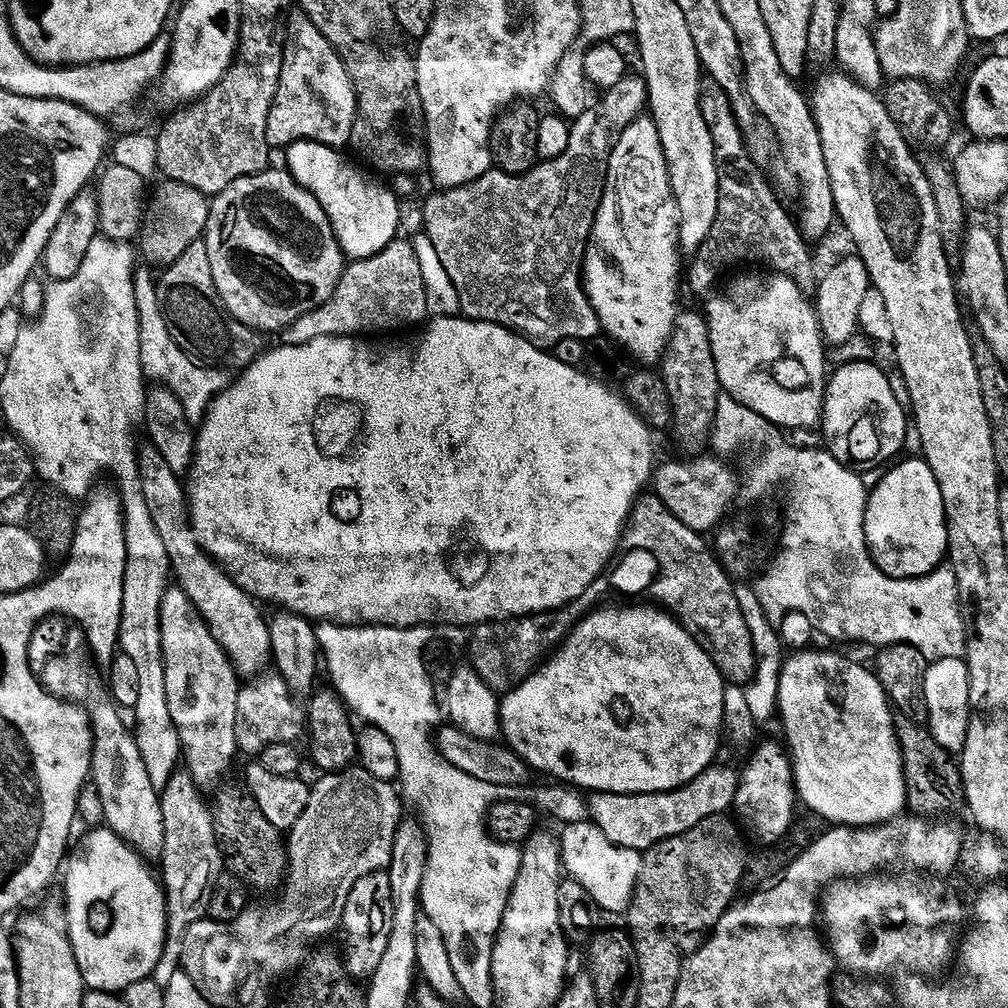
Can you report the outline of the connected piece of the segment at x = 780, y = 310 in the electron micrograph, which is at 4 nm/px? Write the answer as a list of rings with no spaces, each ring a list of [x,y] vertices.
[[[744,274],[744,282],[738,282],[735,278],[728,282],[720,293],[717,291],[706,300],[708,337],[714,340],[712,357],[721,389],[777,429],[812,428],[815,424],[817,427],[824,415],[826,344],[813,301],[807,295],[792,296],[788,294],[790,290],[786,290],[790,286],[768,284],[768,278],[762,278],[759,274]]]

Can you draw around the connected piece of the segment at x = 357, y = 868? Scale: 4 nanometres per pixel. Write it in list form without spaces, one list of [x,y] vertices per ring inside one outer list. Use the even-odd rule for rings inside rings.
[[[350,766],[342,772],[325,773],[319,778],[316,784],[311,785],[306,808],[287,833],[288,860],[294,870],[304,866],[304,870],[310,874],[312,882],[318,884],[320,890],[344,886],[351,891],[360,878],[390,868],[394,850],[398,846],[396,836],[402,822],[404,800],[399,789],[391,781],[374,778],[359,766]],[[340,856],[360,862],[342,862]]]

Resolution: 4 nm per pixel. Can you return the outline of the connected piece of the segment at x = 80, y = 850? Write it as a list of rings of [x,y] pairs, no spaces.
[[[107,826],[99,827],[81,838],[80,845],[71,849],[63,865],[62,903],[68,913],[68,937],[85,985],[94,992],[122,994],[134,982],[149,979],[164,956],[164,944],[168,940],[167,902],[161,881],[156,876],[155,880],[148,869],[149,861],[117,832]]]

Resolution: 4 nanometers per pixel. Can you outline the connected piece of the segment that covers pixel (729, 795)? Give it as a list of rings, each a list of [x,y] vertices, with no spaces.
[[[713,766],[698,774],[689,784],[684,784],[672,792],[652,794],[614,794],[597,792],[587,797],[588,815],[591,823],[610,838],[619,848],[629,848],[645,853],[655,844],[669,840],[671,836],[682,834],[698,822],[711,816],[727,813],[736,802],[736,787],[740,785],[737,769]]]

